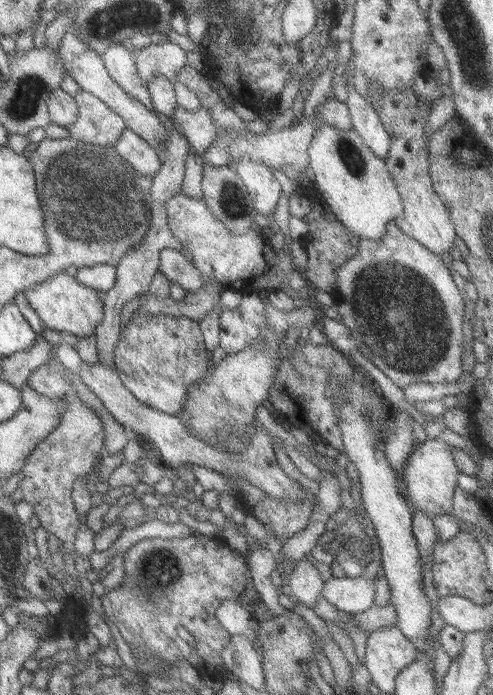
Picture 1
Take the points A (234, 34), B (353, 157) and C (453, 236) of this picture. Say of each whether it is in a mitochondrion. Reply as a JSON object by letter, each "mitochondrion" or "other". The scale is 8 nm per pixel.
{"A":"mitochondrion","B":"mitochondrion","C":"other"}

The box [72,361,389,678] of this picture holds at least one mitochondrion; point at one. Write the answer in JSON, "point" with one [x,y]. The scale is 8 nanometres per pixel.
{"point":[164,566]}

